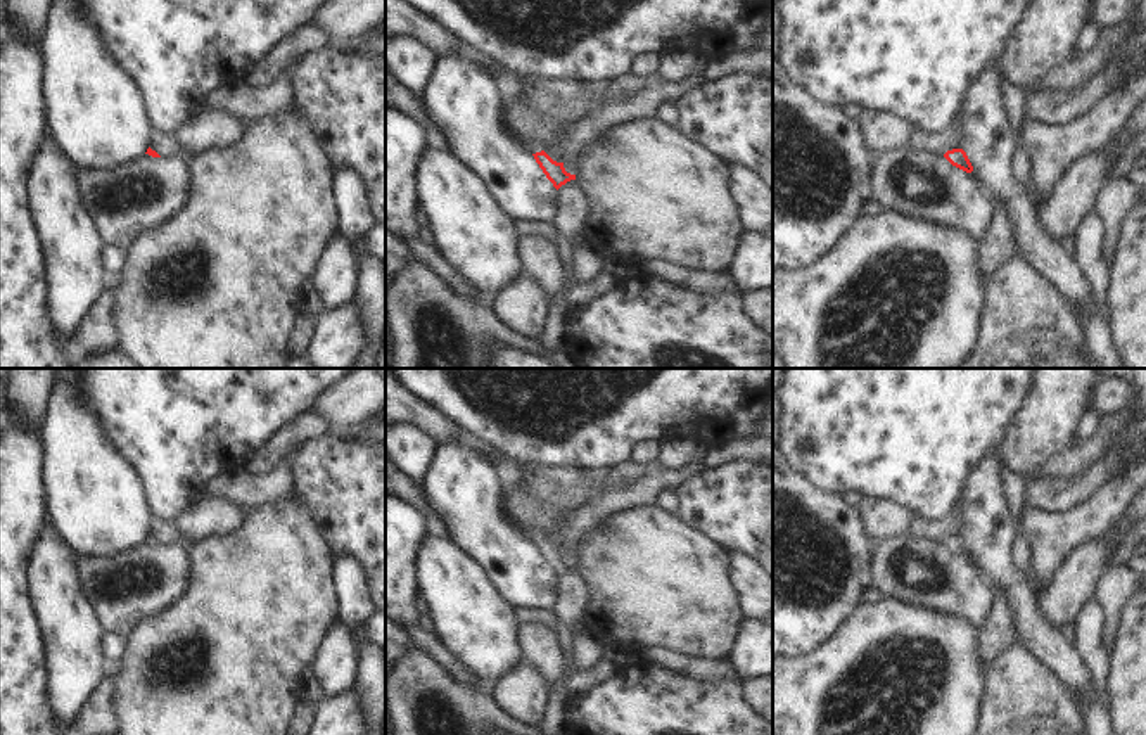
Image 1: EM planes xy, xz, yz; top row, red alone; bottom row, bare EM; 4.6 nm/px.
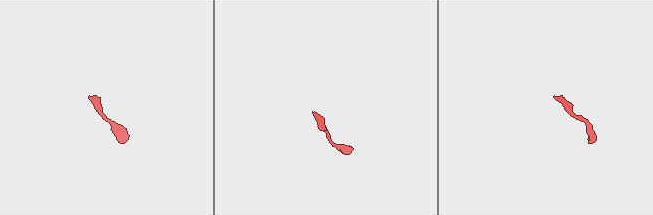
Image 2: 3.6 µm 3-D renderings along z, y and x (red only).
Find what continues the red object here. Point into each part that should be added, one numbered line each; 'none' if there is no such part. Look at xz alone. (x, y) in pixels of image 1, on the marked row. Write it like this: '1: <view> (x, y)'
1: xz (571, 163).

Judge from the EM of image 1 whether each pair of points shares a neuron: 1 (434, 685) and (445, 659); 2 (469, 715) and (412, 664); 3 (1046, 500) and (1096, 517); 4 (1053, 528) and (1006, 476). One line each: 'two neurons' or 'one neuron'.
1: two neurons
2: one neuron
3: two neurons
4: two neurons

